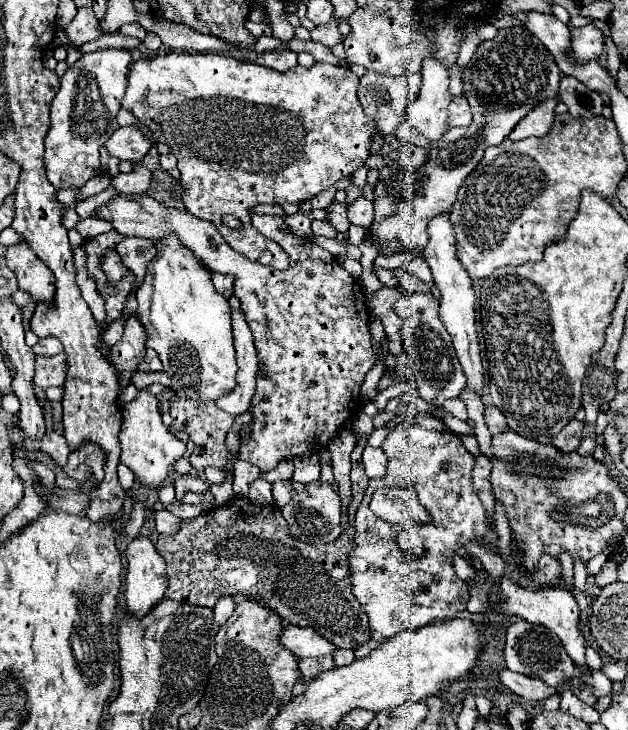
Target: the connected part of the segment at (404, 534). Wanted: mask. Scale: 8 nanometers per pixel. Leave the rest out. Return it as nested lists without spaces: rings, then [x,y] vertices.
[[[401,526],[401,532],[395,538],[399,550],[407,552],[409,556],[421,556],[423,554],[423,536],[417,526]]]

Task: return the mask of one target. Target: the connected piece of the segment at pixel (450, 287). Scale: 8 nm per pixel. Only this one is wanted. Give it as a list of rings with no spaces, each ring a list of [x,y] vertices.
[[[447,214],[435,216],[429,226],[429,244],[425,246],[423,258],[427,260],[431,274],[433,274],[433,282],[437,284],[439,292],[441,292],[441,306],[439,306],[439,318],[443,322],[443,326],[447,328],[447,332],[451,334],[453,340],[453,348],[457,352],[459,364],[467,376],[467,384],[465,388],[475,392],[477,396],[483,394],[483,366],[481,366],[481,356],[479,356],[479,342],[477,342],[477,332],[475,332],[475,294],[473,294],[473,286],[471,286],[471,278],[467,274],[467,270],[461,266],[461,262],[455,256],[455,230],[453,224],[449,220]]]

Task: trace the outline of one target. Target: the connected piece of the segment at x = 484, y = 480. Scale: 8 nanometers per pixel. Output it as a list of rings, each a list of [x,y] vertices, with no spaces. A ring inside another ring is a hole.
[[[477,456],[475,468],[473,468],[473,486],[475,492],[479,494],[483,506],[487,508],[487,514],[493,516],[493,508],[495,508],[495,496],[491,492],[491,482],[489,482],[489,474],[491,474],[491,464],[485,456]]]

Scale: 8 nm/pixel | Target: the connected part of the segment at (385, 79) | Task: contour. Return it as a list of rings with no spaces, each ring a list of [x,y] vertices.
[[[365,72],[359,80],[361,80],[361,84],[359,84],[357,96],[361,100],[361,106],[363,106],[365,114],[369,114],[375,120],[377,132],[381,134],[381,140],[385,142],[385,138],[395,134],[397,126],[403,122],[405,108],[419,96],[421,74],[413,72],[413,76],[381,76],[377,72]]]

